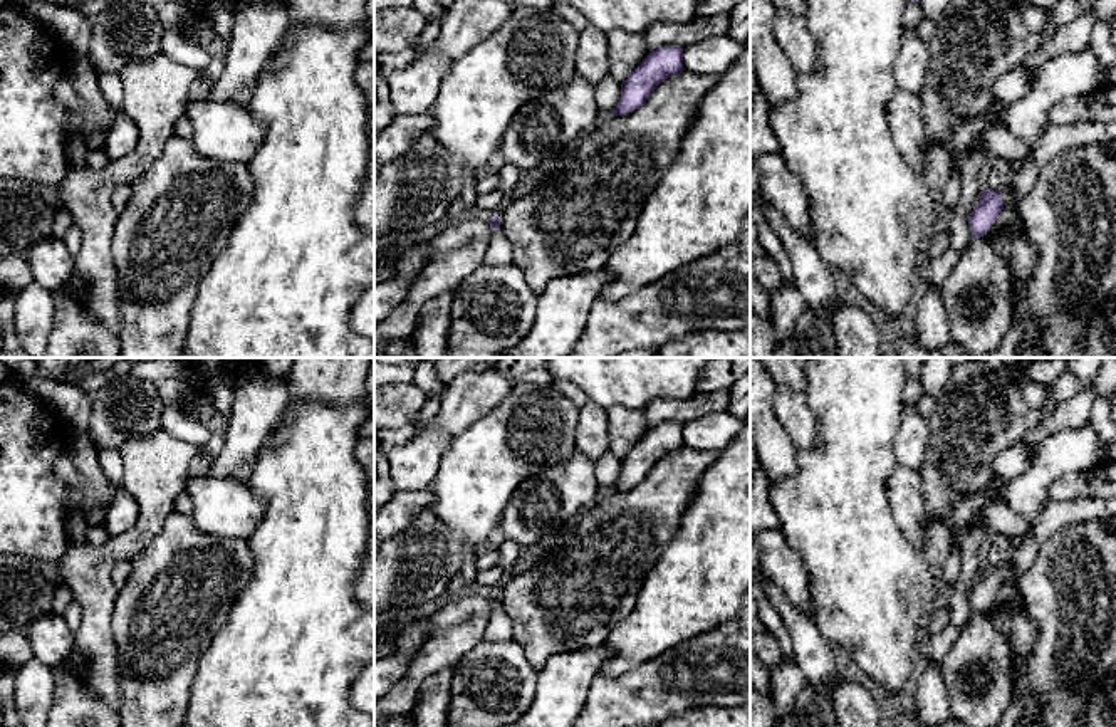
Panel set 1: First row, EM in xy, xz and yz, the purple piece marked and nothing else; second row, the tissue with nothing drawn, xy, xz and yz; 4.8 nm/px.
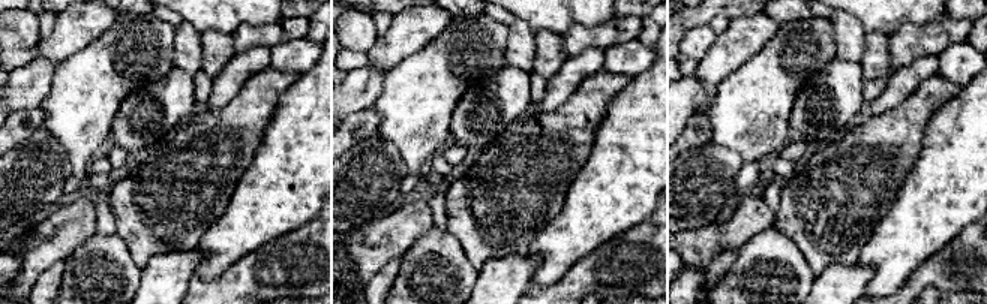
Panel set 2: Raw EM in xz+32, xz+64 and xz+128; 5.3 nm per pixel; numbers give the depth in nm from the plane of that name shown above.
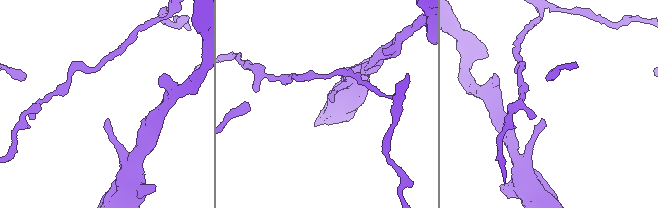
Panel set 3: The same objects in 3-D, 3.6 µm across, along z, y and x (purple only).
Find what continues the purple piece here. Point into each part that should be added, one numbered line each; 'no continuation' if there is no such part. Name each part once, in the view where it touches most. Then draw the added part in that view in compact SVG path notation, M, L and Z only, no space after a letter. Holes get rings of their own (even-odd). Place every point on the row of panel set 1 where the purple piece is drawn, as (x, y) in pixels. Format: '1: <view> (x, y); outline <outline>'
1: yz (1059, 138); outline M1074 121L1051 124L1042 141L1032 148L1024 168L1015 175L1007 191L999 191L1004 207L1020 203L1034 188L1039 171L1061 153L1096 143L1116 139L1116 121Z

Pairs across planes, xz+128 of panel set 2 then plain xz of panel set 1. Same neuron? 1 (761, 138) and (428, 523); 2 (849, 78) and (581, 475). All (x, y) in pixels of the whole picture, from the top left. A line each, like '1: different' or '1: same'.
1: different
2: same

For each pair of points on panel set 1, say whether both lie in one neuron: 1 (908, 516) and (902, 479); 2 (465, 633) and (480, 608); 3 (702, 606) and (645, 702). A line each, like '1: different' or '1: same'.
1: same
2: same
3: different

